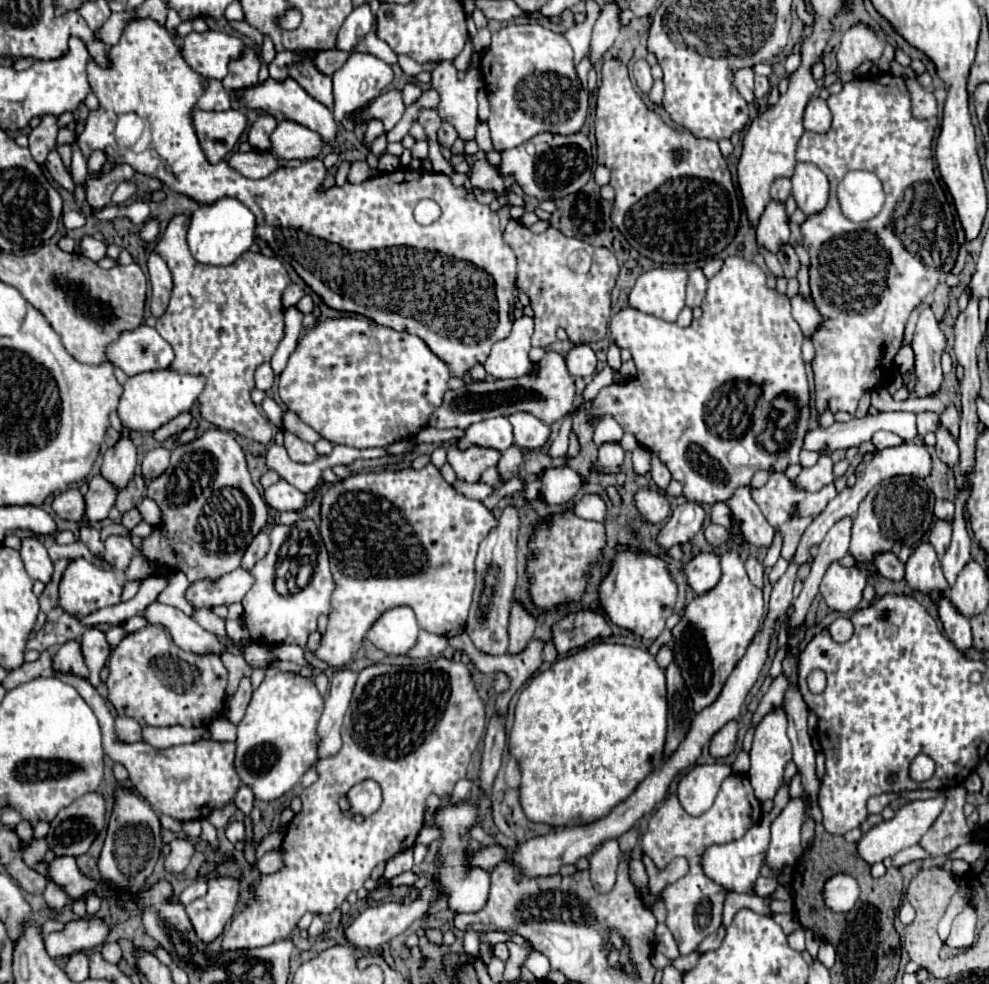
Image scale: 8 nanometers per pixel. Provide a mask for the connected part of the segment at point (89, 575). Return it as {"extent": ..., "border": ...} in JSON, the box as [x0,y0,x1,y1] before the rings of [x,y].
{"extent":[58,558,124,616],"border":[[[76,558],[70,562],[70,566],[64,572],[64,578],[60,582],[60,598],[58,604],[78,616],[78,614],[90,614],[94,610],[100,610],[104,606],[112,606],[120,602],[124,584],[116,584],[116,570],[114,568],[100,568],[84,558]]]}

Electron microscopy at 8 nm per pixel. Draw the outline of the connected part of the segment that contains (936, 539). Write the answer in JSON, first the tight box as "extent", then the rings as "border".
{"extent":[928,520,952,556],"border":[[[936,520],[932,530],[930,530],[930,536],[928,536],[928,542],[934,546],[934,550],[938,552],[938,556],[942,556],[950,544],[950,536],[952,536],[952,526],[948,520]]]}

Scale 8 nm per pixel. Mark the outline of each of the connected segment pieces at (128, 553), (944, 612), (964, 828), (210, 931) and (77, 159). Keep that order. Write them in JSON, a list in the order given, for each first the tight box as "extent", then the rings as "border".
[{"extent":[100,536,138,570],"border":[[[110,536],[104,542],[104,554],[100,554],[100,558],[104,556],[104,562],[108,562],[110,566],[118,568],[118,570],[126,570],[130,564],[130,558],[136,554],[138,550],[128,542],[128,538],[120,538],[120,536]]]},{"extent":[936,596,972,652],"border":[[[938,596],[936,606],[938,606],[938,616],[940,616],[942,624],[944,624],[946,636],[954,642],[954,646],[958,650],[962,650],[962,652],[968,650],[972,646],[970,620],[966,616],[962,616],[946,596]]]},{"extent":[920,786,972,854],"border":[[[954,786],[946,790],[948,804],[944,806],[938,820],[930,826],[930,830],[922,836],[920,846],[930,854],[950,854],[958,846],[970,842],[972,830],[966,824],[966,816],[962,812],[966,804],[966,788]]]},{"extent":[186,876,240,942],"border":[[[218,876],[208,880],[208,892],[202,898],[196,898],[186,906],[190,922],[202,938],[202,942],[212,942],[222,930],[224,924],[236,910],[240,898],[240,880],[232,876]]]},{"extent":[71,141,88,187],"border":[[[75,141],[71,144],[72,147],[72,160],[71,160],[71,174],[74,182],[86,187],[86,178],[88,174],[87,160],[82,156],[78,144]]]}]

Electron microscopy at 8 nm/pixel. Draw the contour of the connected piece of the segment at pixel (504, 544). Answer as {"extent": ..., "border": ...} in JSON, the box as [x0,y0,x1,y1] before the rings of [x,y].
{"extent":[466,506,520,656],"border":[[[508,506],[498,520],[498,526],[480,544],[476,558],[476,590],[466,624],[466,634],[480,652],[498,656],[508,650],[508,612],[514,600],[516,586],[516,538],[520,518],[514,506]]]}

